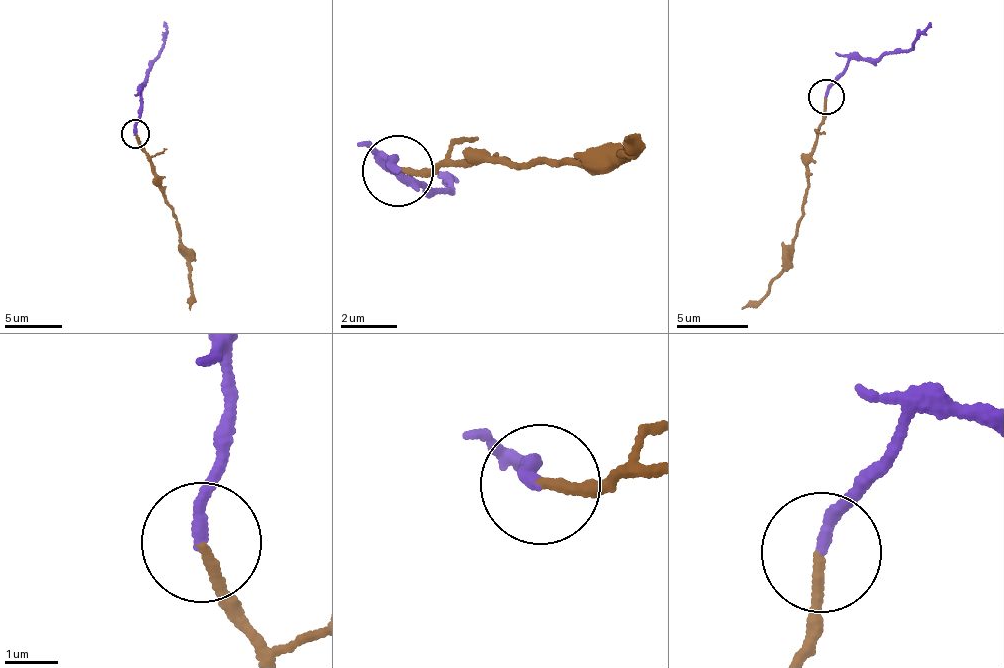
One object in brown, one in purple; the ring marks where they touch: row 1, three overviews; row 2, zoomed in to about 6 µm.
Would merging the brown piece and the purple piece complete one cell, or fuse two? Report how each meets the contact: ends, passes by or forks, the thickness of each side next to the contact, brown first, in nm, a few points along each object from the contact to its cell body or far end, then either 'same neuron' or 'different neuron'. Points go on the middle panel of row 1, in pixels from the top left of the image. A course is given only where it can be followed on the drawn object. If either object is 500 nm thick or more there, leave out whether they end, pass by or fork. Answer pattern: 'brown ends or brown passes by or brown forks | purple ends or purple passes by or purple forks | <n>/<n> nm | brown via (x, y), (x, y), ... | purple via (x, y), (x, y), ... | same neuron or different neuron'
brown ends | purple ends | 170/200 nm | brown via (400, 169), (427, 178), (552, 160), (592, 175), (637, 150), (625, 136) | purple via (400, 169), (388, 156), (444, 190), (443, 174), (445, 182) | same neuron

